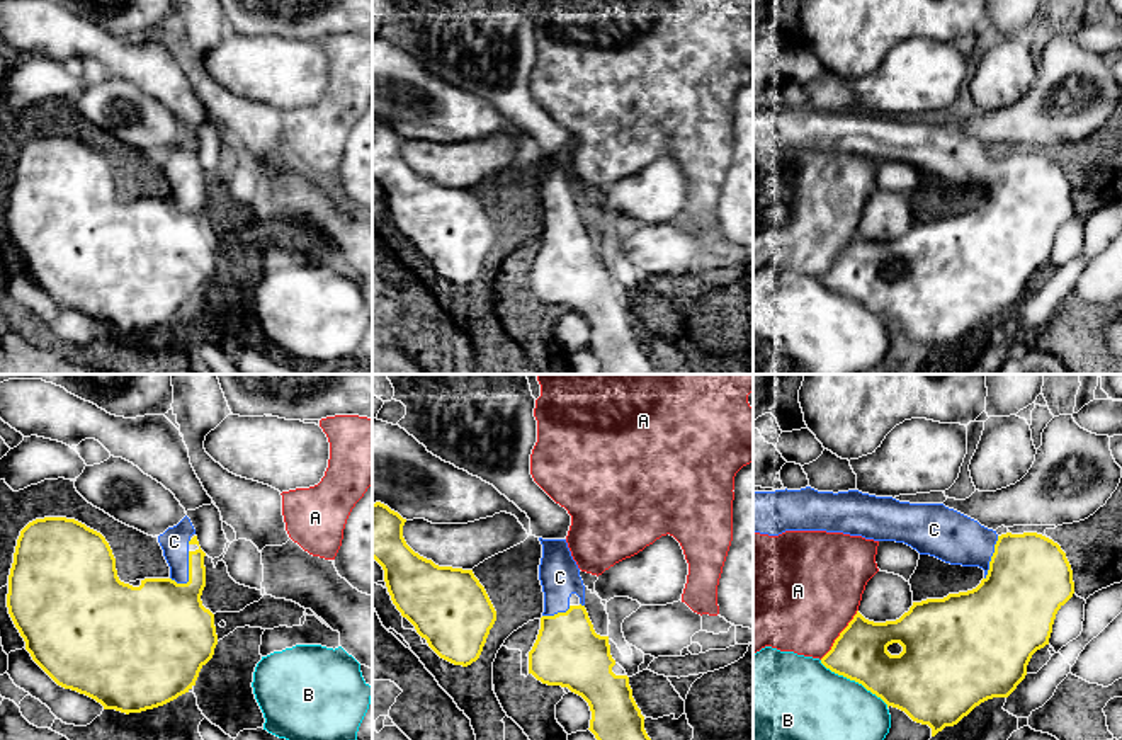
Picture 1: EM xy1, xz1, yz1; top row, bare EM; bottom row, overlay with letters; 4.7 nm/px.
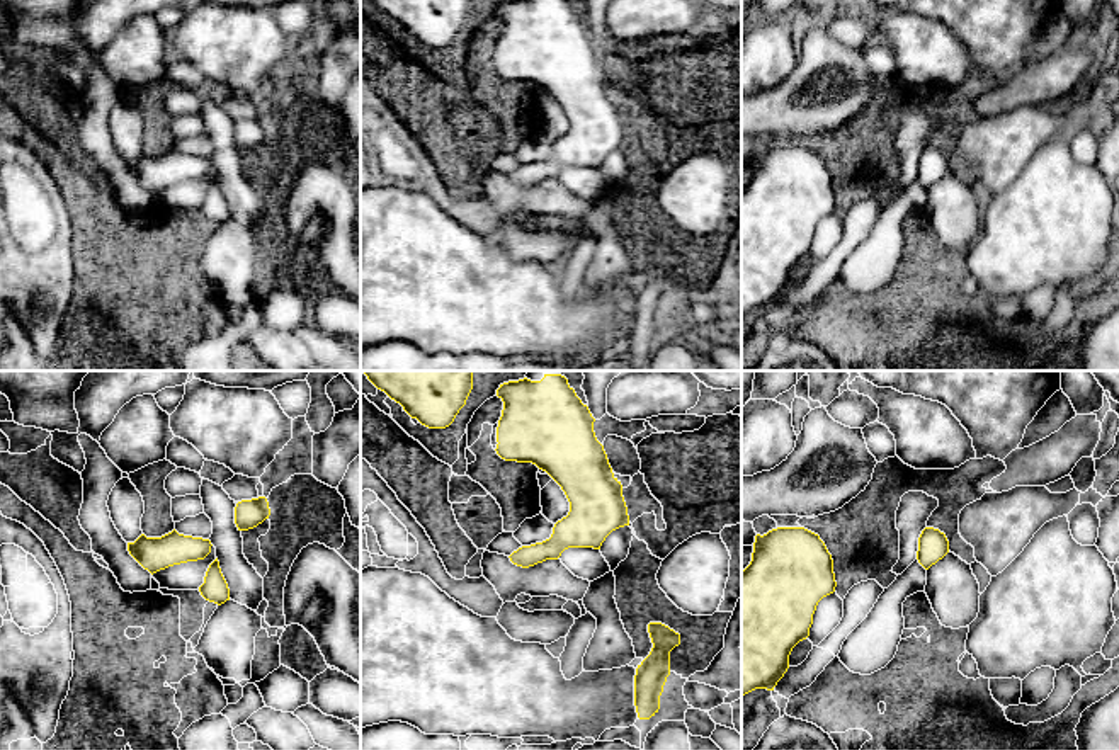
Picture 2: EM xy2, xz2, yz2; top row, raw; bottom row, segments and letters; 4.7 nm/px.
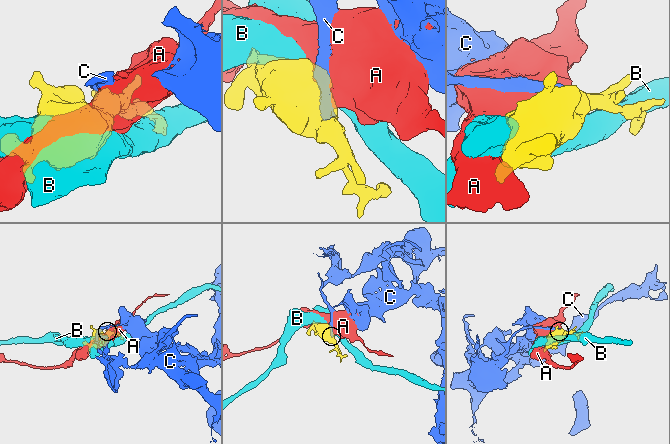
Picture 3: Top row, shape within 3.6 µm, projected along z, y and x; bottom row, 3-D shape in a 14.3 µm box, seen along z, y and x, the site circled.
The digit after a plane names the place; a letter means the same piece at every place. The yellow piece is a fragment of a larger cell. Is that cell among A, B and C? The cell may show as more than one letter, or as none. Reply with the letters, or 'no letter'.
C

